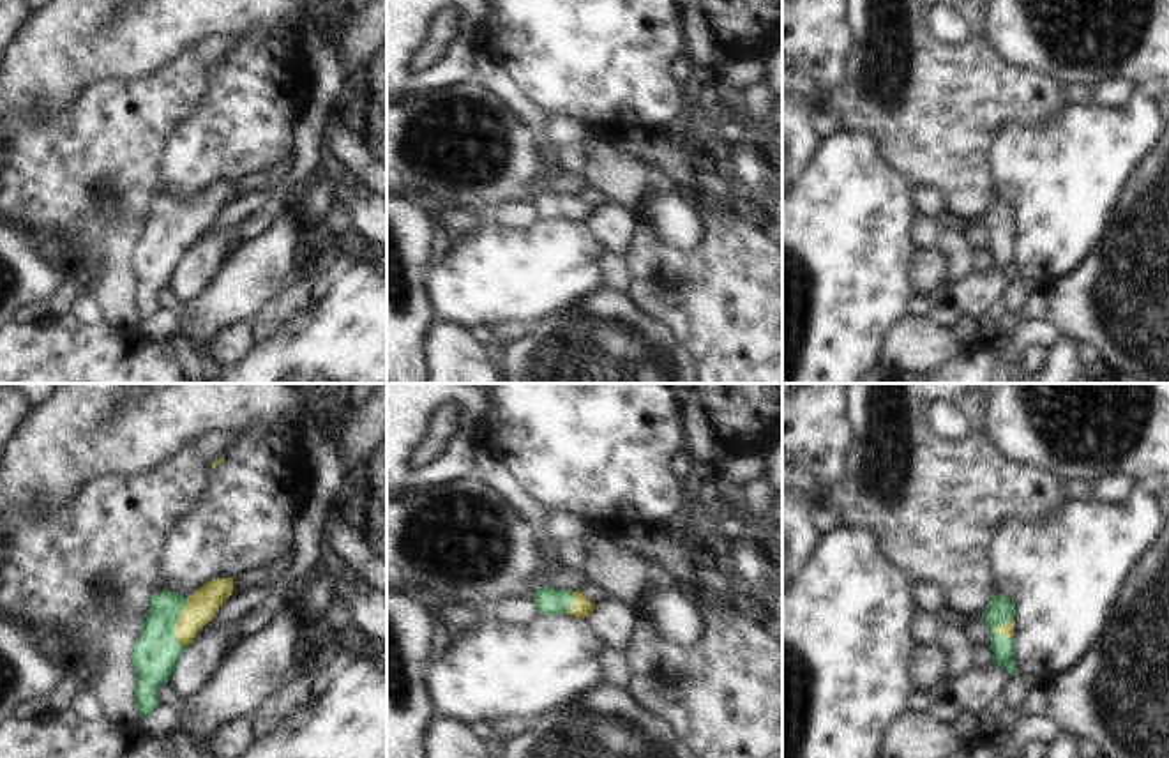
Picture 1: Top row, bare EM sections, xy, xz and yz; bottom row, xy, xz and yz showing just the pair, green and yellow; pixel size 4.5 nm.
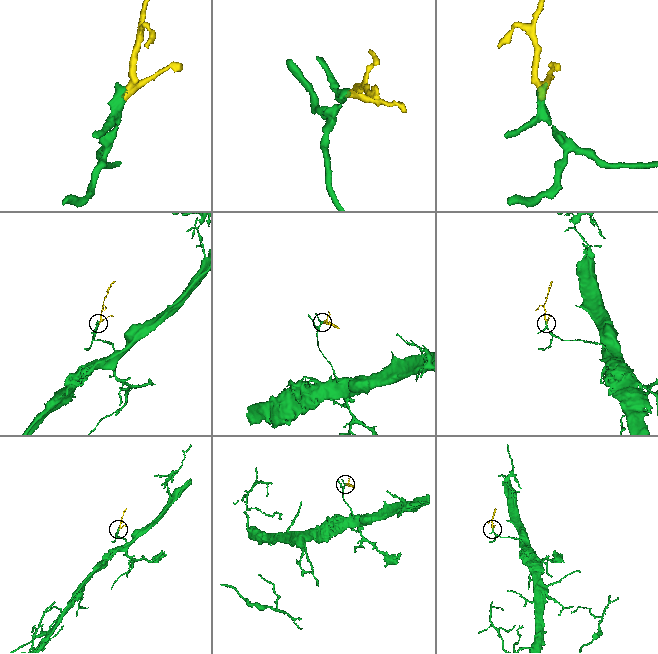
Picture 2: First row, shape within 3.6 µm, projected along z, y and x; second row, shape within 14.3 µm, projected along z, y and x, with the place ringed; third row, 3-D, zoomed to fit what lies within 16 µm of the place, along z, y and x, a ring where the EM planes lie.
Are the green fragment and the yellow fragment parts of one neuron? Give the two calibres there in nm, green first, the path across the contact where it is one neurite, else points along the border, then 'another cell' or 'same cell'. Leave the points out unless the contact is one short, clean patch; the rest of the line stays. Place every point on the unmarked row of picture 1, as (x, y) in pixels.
calibres 220 and 140 nm; way xy (158, 255), (166, 235), (177, 225), (200, 212); same cell

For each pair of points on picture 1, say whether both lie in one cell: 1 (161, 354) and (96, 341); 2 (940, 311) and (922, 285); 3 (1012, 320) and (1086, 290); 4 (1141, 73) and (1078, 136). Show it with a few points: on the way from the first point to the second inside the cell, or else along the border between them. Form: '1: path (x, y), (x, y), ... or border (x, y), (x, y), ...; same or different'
1: path (145, 359), (112, 357); same
2: border (940, 283), (927, 297); different
3: path (1030, 310), (1040, 304), (1069, 304); same
4: border (1136, 89), (1150, 92); different

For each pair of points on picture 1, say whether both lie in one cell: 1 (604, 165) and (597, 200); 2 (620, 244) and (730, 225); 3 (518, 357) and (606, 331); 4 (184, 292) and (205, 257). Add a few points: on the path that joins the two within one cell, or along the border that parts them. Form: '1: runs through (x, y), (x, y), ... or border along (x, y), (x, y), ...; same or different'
1: border along (590, 186), (597, 188), (611, 202); different
2: border along (638, 212), (640, 228), (633, 248), (625, 255); different
3: runs through (539, 357), (580, 357), (585, 352); same
4: runs through (189, 283), (200, 265); same

